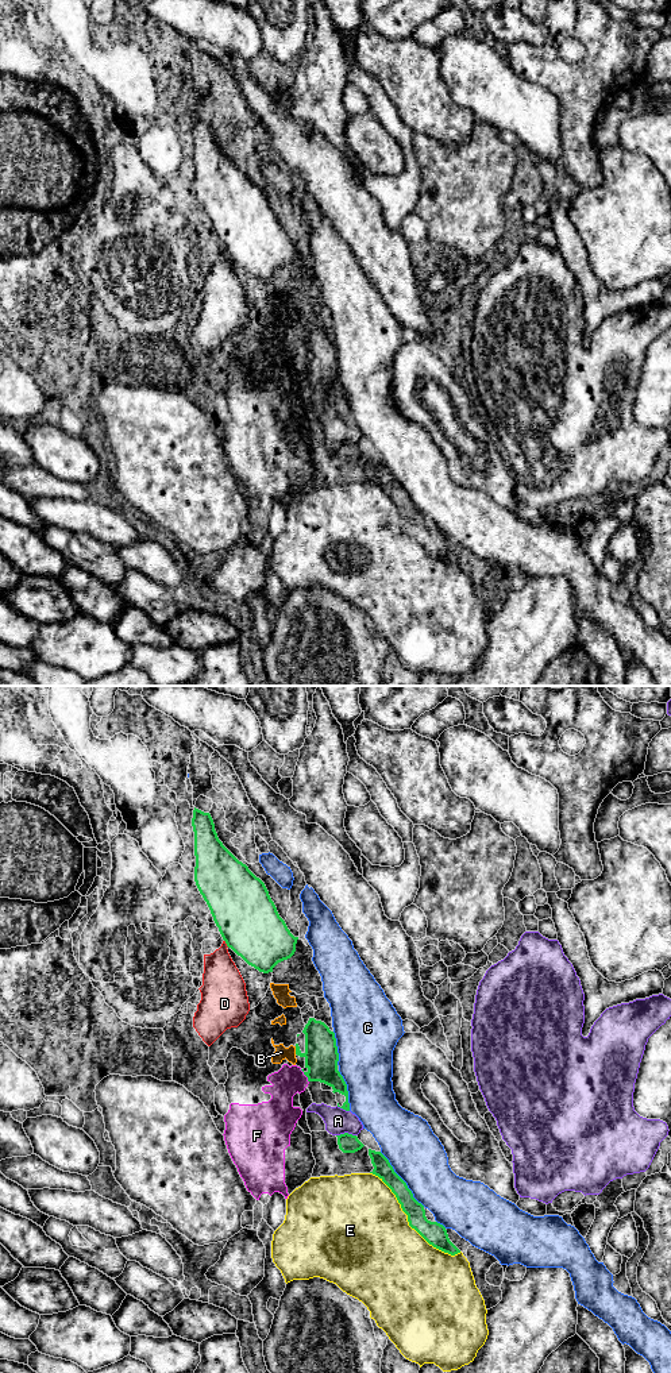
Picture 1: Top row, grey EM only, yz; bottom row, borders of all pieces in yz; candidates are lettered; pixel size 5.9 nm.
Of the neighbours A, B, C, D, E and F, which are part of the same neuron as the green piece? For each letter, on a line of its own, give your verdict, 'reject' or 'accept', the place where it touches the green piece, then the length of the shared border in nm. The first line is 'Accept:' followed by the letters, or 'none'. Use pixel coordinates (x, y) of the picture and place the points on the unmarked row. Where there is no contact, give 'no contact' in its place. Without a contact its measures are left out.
Accept: none
A: reject; meets green in yz at (346, 442); contact 120 nm long
B: reject; meets green in yz at (296, 359); contact 50 nm long
C: reject; meets green in yz at (403, 489); contact 420 nm long
D: reject; meets green in yz at (226, 251); contact 50 nm long
E: reject; meets green in yz at (409, 532); contact 700 nm long
F: reject; meets green in yz at (305, 384); contact 90 nm long

